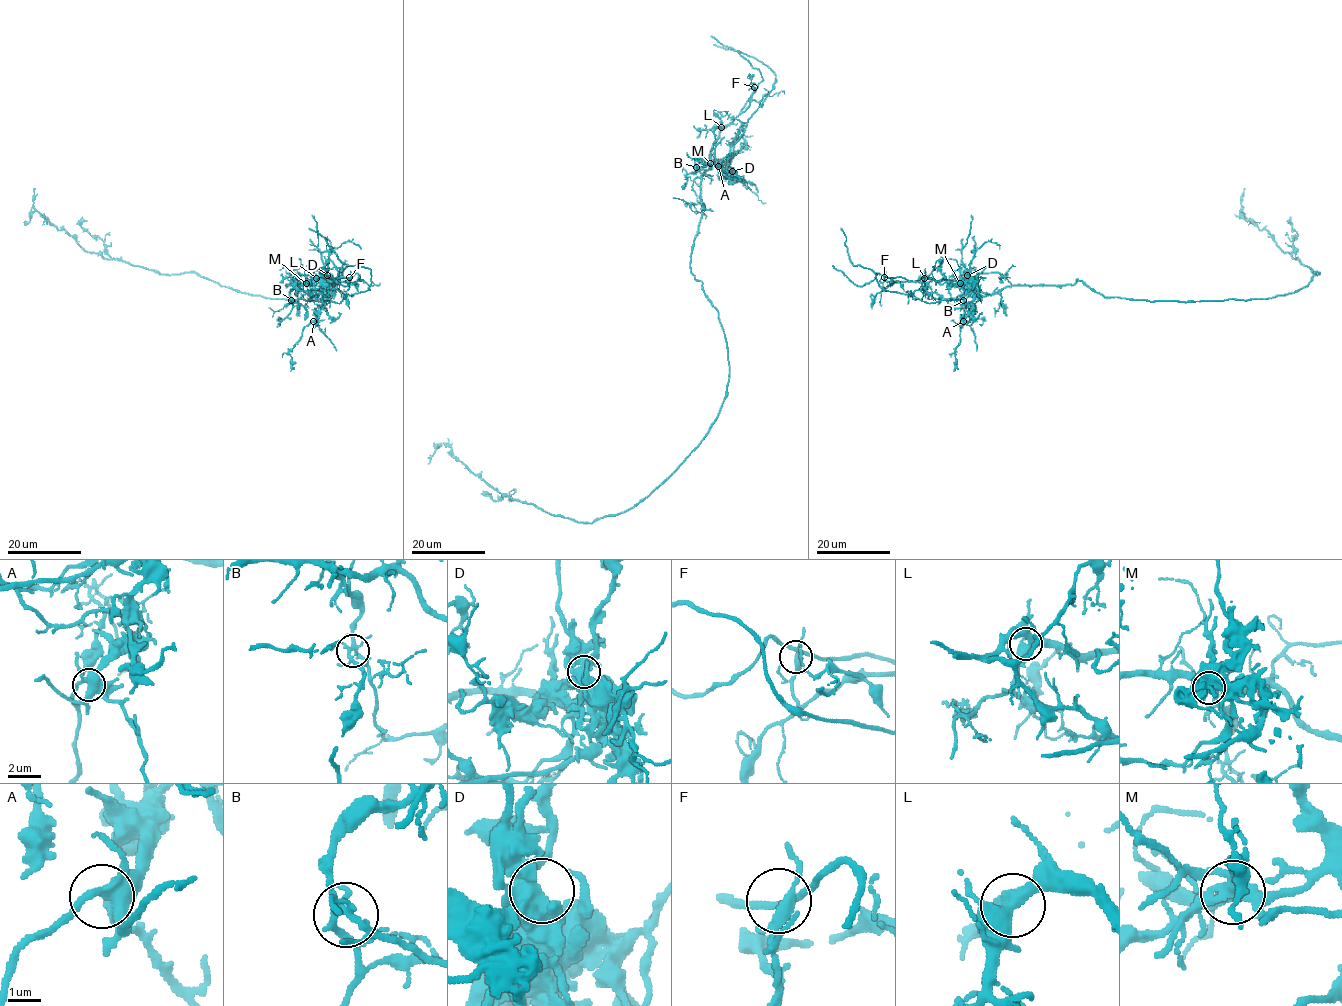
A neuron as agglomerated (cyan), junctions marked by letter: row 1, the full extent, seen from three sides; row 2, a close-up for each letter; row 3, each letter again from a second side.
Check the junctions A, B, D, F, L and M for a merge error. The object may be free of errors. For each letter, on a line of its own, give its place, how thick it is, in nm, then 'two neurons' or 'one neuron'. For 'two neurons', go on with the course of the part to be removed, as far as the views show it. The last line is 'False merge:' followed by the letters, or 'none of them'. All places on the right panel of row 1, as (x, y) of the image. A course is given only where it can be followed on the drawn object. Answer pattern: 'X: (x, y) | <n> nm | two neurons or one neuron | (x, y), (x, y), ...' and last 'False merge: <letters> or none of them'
A: (963, 321) | 460 nm | one neuron
B: (963, 300) | 240 nm | one neuron
D: (967, 275) | 500 nm | one neuron
F: (884, 277) | 260 nm | one neuron
L: (924, 278) | 460 nm | one neuron
M: (960, 283) | 420 nm | two neurons | (960, 283), (966, 293), (961, 296), (927, 303), (911, 295), (890, 292), (869, 269), (852, 263), (840, 228)
False merge: M

